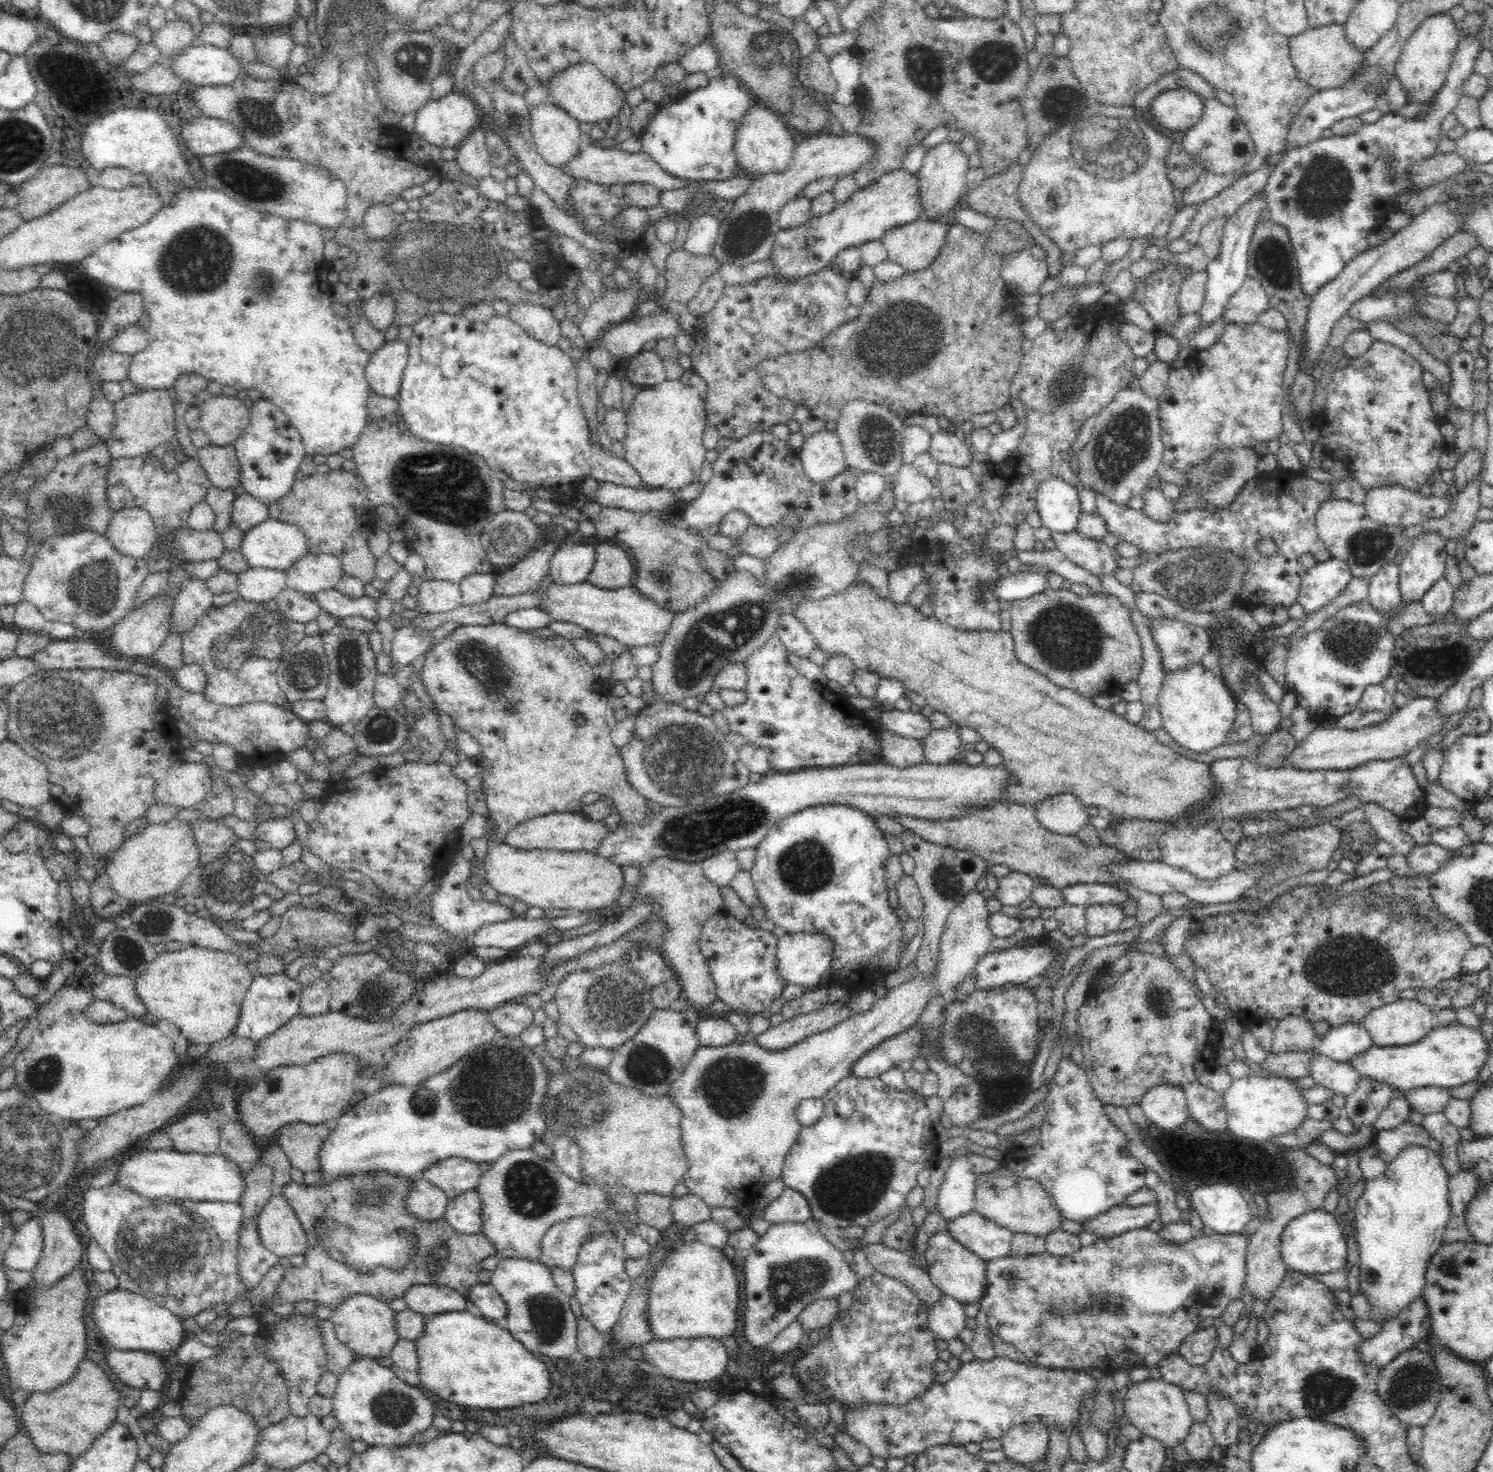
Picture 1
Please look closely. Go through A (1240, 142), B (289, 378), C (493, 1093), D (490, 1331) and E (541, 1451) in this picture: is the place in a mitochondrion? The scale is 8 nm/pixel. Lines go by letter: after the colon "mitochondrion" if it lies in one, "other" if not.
A: mitochondrion
B: other
C: mitochondrion
D: other
E: other

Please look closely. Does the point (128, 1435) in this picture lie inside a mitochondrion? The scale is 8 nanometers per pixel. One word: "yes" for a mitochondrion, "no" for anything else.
no

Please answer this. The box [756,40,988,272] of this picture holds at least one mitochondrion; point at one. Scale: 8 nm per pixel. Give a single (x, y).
(924, 67)

